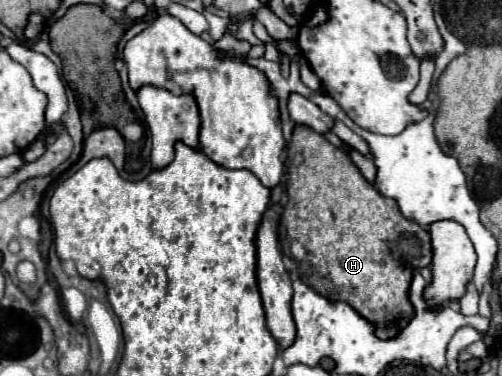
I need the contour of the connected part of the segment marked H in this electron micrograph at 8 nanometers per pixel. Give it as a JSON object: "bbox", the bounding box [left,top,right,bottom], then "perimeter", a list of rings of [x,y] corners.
{"bbox":[281,126,429,340],"perimeter":[[[295,126],[285,166],[289,170],[289,202],[283,210],[281,232],[289,242],[297,240],[305,244],[311,264],[307,266],[307,274],[301,276],[327,300],[347,302],[375,326],[377,338],[387,340],[393,334],[385,326],[413,312],[409,300],[413,270],[391,254],[391,244],[403,232],[415,232],[419,234],[423,252],[429,252],[429,232],[401,216],[397,202],[381,196],[361,176],[349,154],[307,126]]]}

